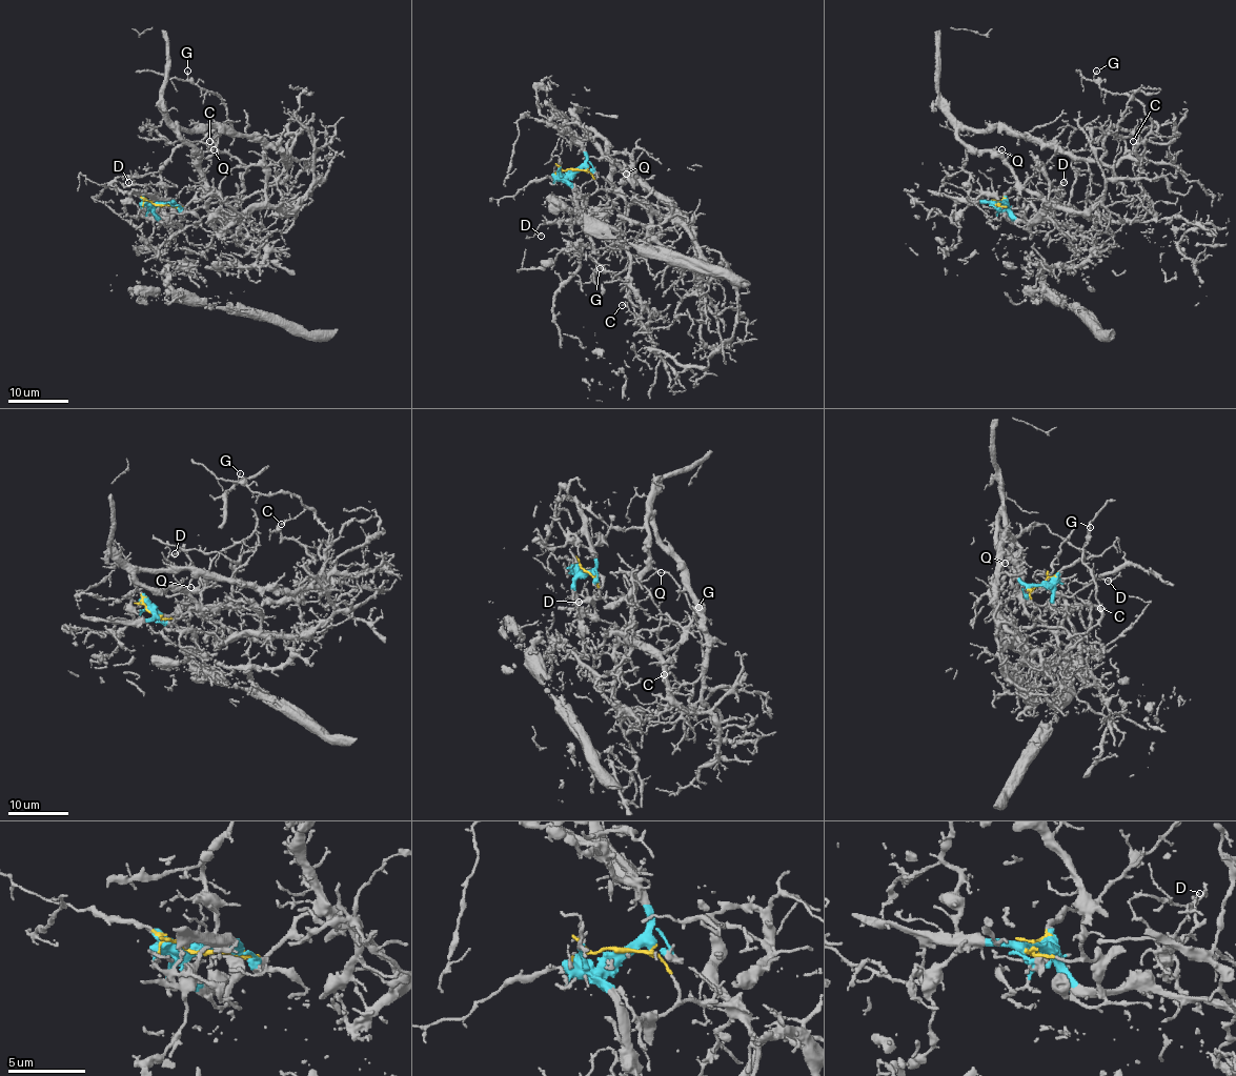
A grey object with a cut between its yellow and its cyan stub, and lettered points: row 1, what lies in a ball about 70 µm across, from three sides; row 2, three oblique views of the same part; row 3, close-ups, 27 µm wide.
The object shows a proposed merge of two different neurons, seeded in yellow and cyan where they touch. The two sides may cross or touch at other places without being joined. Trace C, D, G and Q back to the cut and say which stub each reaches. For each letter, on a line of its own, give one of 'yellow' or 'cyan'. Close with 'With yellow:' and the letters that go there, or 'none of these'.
C: yellow
D: cyan
G: yellow
Q: yellow
With yellow: C, G, Q

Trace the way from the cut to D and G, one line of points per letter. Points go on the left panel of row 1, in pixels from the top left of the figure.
D: (161, 204), (155, 212), (164, 220), (159, 188), (123, 186), (129, 182)
G: (161, 204), (186, 206), (205, 185), (179, 128), (230, 127), (285, 159), (296, 137), (240, 135), (186, 72)

